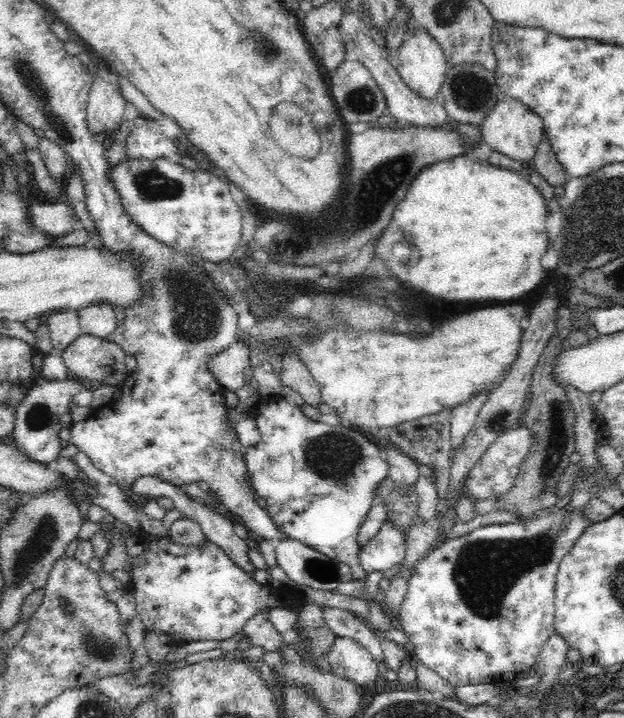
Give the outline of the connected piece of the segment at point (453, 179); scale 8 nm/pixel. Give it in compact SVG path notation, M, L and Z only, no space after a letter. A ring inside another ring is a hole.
M465 157L423 169L400 199L400 206L396 206L388 228L374 248L374 258L382 260L390 276L436 298L484 302L522 298L546 278L540 258L548 248L546 216L549 209L542 193L523 178L521 172ZM402 242L412 242L412 252L392 252L394 246Z

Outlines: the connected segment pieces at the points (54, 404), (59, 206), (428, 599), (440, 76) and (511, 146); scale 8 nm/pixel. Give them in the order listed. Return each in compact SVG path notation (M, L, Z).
M37 377L25 400L17 405L15 427L14 432L10 434L10 443L23 454L26 454L32 461L48 465L54 460L58 460L60 452L65 446L56 435L60 417L70 410L74 396L84 388L89 388L88 383L75 377L63 381Z
M67 199L32 202L27 209L33 227L49 238L66 236L79 227L78 216Z
M585 505L573 512L568 512L566 506L555 514L542 515L536 520L514 522L514 524L483 525L472 532L457 538L446 539L442 544L430 550L421 559L417 560L411 568L408 579L407 593L402 601L399 616L401 628L414 646L413 657L433 670L440 678L447 680L452 686L464 686L466 684L486 684L500 674L512 674L521 676L531 673L538 662L541 650L546 640L555 632L553 627L555 620L555 582L556 573L562 558L572 550L577 538L592 524L584 517Z
M415 31L412 35L406 34L402 46L396 50L396 56L392 58L391 65L400 73L402 82L418 94L418 96L423 96L428 100L437 100L440 99L439 95L442 82L444 82L444 78L446 78L446 73L449 69L448 61L444 56L442 47L428 35L428 31Z
M505 96L488 112L480 127L482 141L486 142L494 152L500 152L512 160L526 162L536 154L538 144L543 138L543 122L531 108L511 96Z

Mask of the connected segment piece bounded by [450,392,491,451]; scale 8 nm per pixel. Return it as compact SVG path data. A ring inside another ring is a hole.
M480 392L480 394L470 398L468 402L464 402L464 405L450 411L451 448L455 451L464 444L466 436L472 430L478 414L481 412L482 406L488 401L490 394L491 392Z

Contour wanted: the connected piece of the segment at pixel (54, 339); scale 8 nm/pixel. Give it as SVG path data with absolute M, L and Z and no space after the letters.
M52 310L43 321L48 325L51 343L58 352L67 349L82 334L77 311Z

